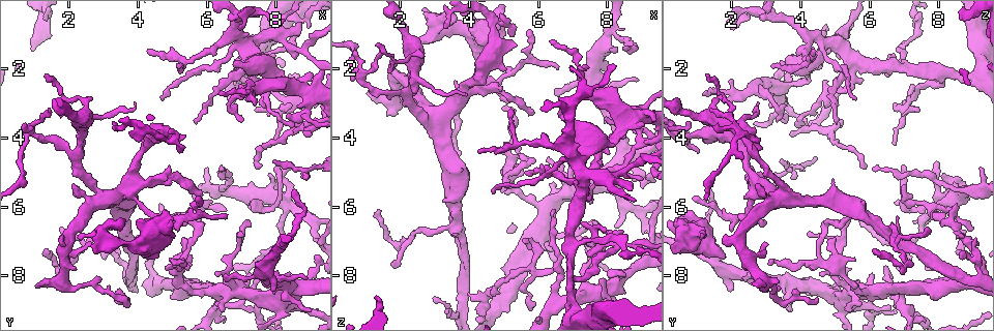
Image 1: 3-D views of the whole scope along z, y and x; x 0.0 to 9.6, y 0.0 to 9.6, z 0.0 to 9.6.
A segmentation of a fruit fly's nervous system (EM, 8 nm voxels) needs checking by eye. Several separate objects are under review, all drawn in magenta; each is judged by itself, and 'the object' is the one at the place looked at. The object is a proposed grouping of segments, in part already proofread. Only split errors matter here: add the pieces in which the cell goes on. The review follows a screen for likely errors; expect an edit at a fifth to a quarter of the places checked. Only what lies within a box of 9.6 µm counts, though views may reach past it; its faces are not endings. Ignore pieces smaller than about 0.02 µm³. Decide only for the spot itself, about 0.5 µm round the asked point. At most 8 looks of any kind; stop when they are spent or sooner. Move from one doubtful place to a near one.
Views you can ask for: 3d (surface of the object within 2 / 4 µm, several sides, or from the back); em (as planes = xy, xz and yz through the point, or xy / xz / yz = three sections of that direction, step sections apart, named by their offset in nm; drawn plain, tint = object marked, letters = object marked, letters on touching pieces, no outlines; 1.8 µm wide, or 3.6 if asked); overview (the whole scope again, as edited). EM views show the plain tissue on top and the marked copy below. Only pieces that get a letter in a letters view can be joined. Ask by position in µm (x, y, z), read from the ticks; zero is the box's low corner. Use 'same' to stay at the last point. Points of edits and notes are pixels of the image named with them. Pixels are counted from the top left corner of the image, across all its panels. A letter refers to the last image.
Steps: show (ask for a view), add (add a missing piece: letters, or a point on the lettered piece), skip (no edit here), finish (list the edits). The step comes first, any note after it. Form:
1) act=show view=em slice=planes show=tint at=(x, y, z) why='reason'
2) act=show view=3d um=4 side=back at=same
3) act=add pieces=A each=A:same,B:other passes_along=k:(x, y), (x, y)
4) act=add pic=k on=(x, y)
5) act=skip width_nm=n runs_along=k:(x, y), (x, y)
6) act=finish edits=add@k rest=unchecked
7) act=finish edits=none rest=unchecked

act=show view=em slice=xy step=4 show=letters at=(1.70, 6.65, 7.60) why='tapers out'

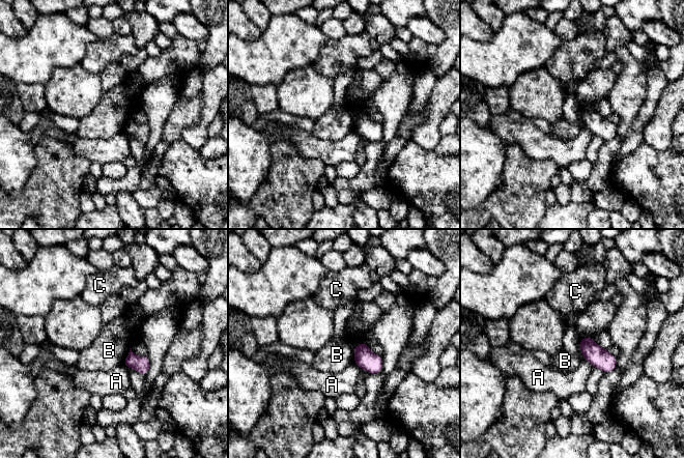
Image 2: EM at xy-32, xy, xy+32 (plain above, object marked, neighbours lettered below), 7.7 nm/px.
act=show view=em slice=planes show=letters at=same why='another direction'

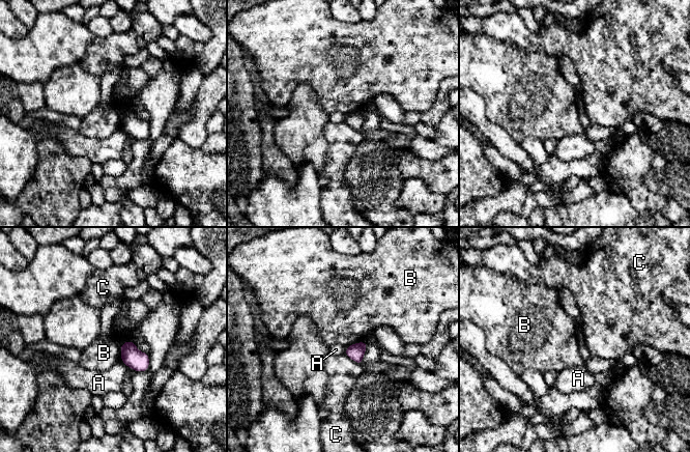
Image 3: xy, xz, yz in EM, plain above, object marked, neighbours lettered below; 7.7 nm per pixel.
act=skip each=A:other,B:other,C:other border=3:(131, 340), (122, 343), (119, 359) found='no lettered piece goes on from it'

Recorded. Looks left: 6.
act=show view=3d um=4 at=(8.10, 4.75, 6.95) why='free end'

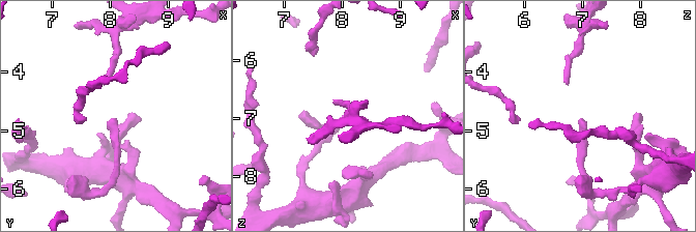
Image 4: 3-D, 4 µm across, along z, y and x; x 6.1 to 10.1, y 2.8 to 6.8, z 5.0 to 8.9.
act=show view=em slice=xz step=16 show=letters at=(8.05, 4.75, 7.00) why='shape alone is not enough'

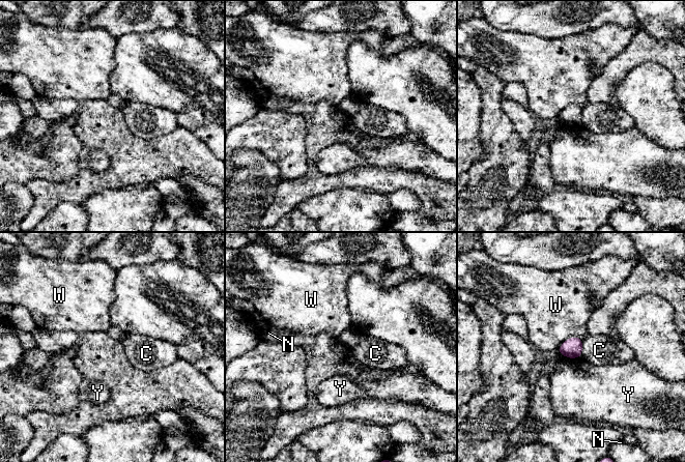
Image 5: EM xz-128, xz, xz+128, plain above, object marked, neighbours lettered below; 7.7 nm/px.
act=show view=em slice=planes show=letters at=same

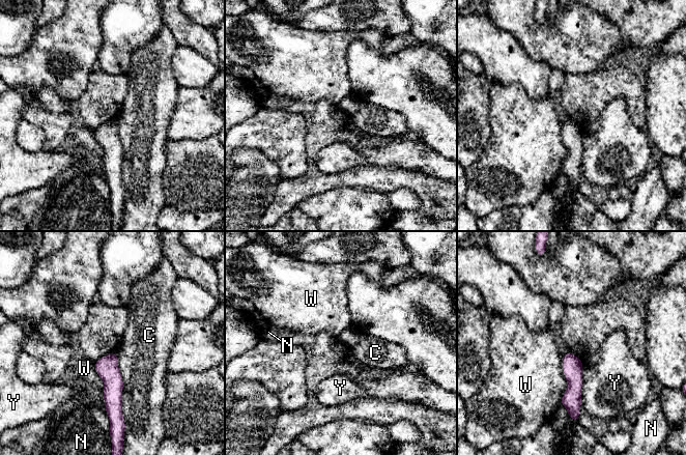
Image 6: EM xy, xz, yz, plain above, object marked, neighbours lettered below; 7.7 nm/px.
act=skip longest_contact=C:500nm each=C:other,N:other,W:other,Y:other runs_along=6:(569, 354), (576, 409) found='no lettered piece goes on from it'

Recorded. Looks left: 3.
act=show view=3d um=4 at=(5.15, 6.40, 3.05) why='an open end'

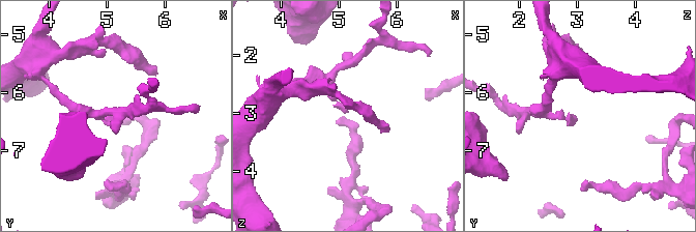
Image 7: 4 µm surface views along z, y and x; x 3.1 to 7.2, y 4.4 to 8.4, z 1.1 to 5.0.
act=show view=em slice=planes show=letters at=(5.15, 6.45, 3.00) why='now the EM'

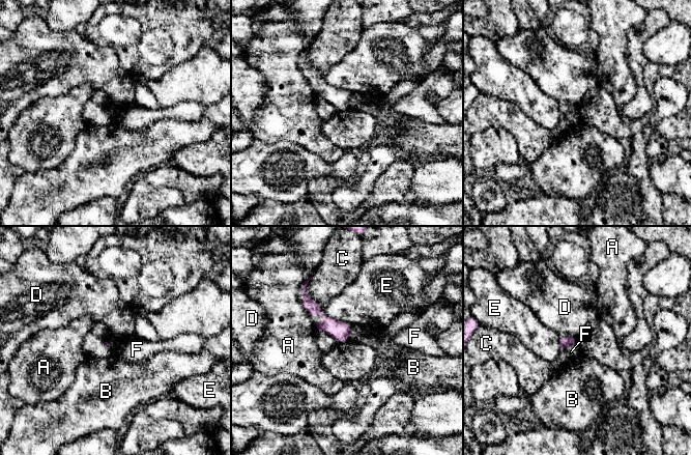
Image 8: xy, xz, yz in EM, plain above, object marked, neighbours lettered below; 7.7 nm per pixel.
act=skip longest_contact=C:240nm each=A:other,B:other,C:other,D:other,E:other,F:other border=8:(576, 343), (571, 343), (562, 350) found='none of them fits'

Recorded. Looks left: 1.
act=finish edits=none rest=unchecked

